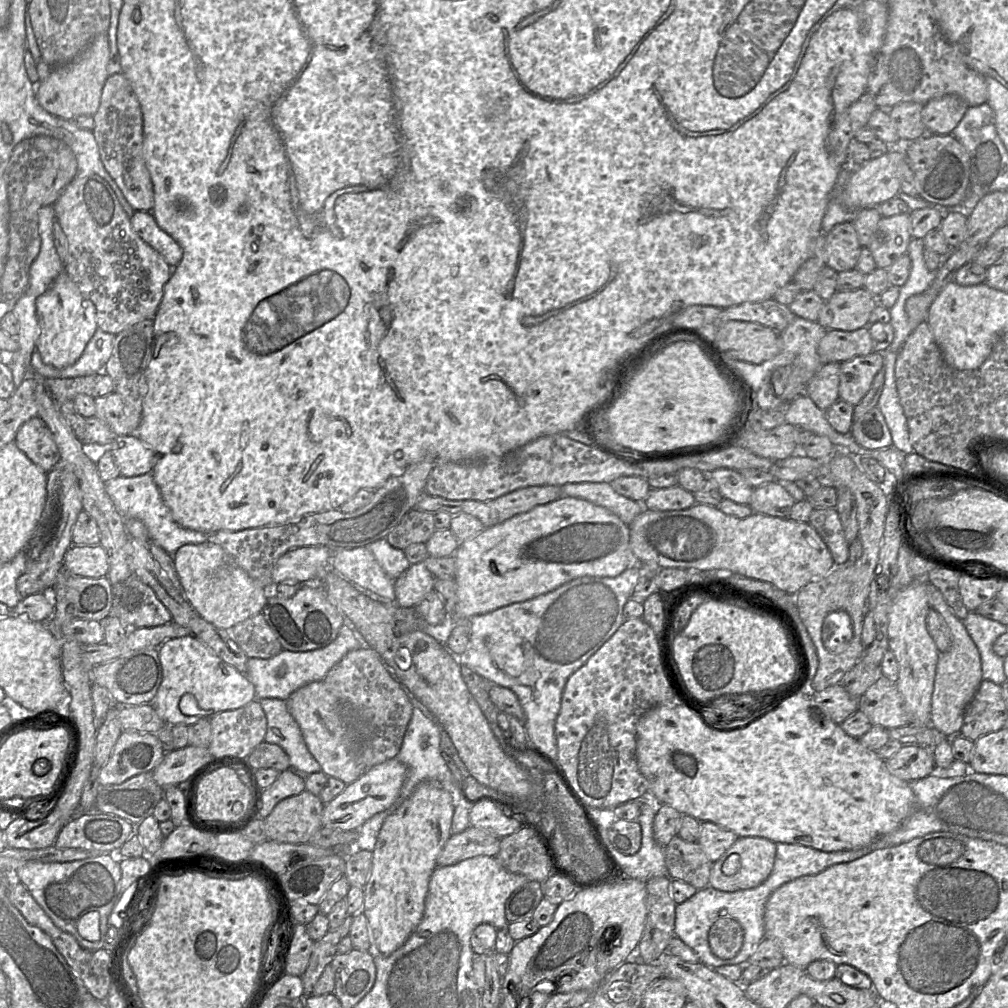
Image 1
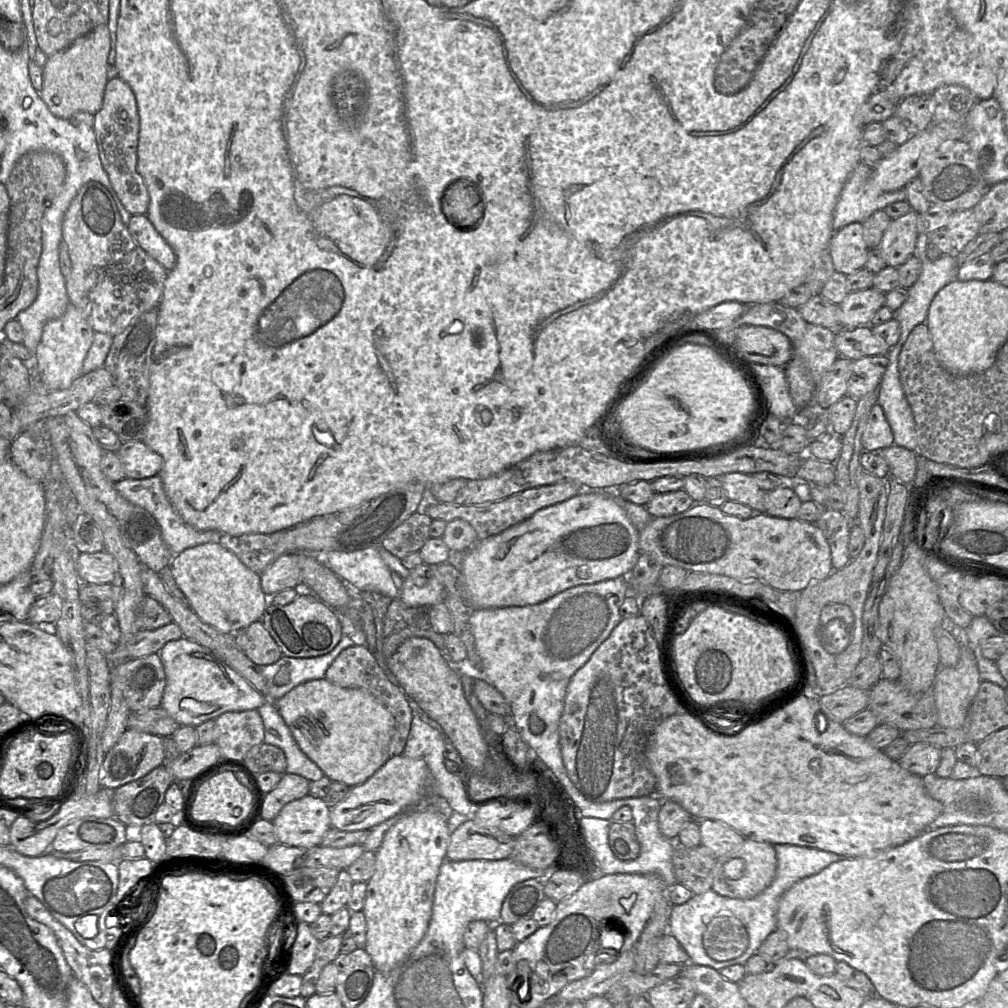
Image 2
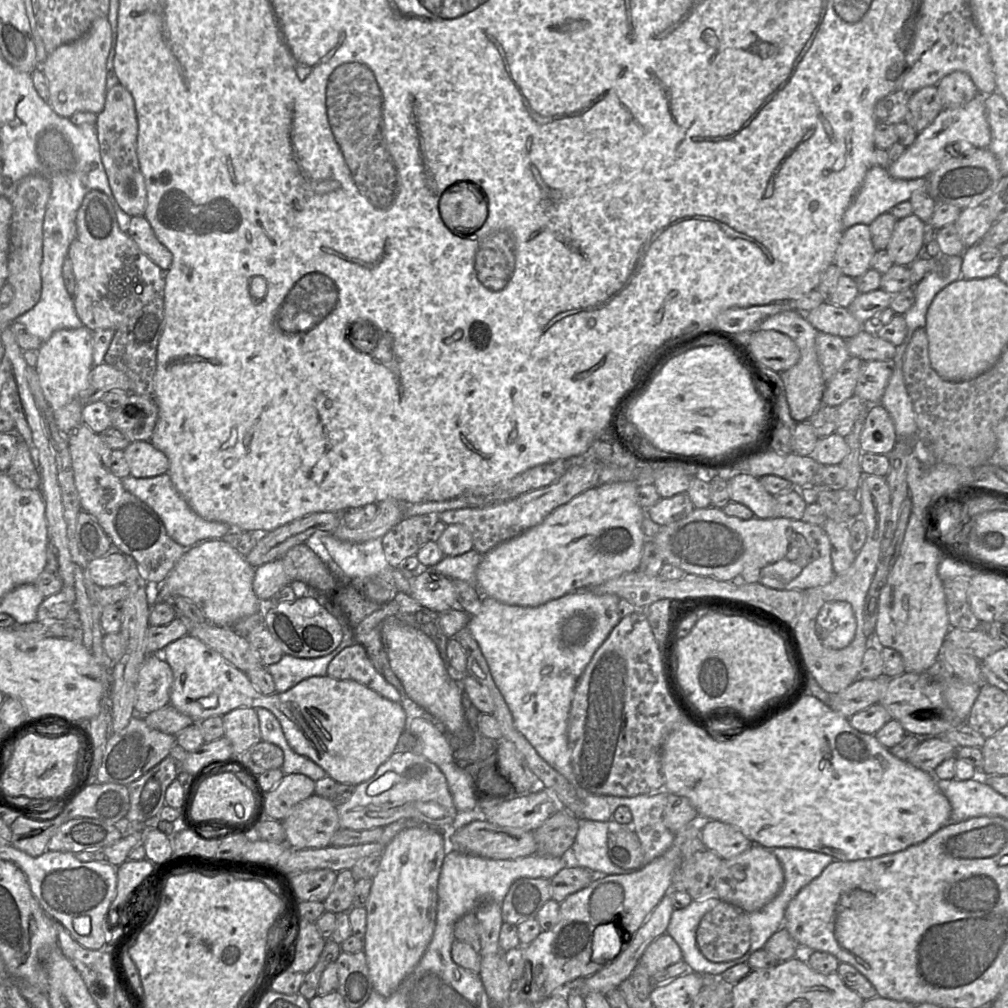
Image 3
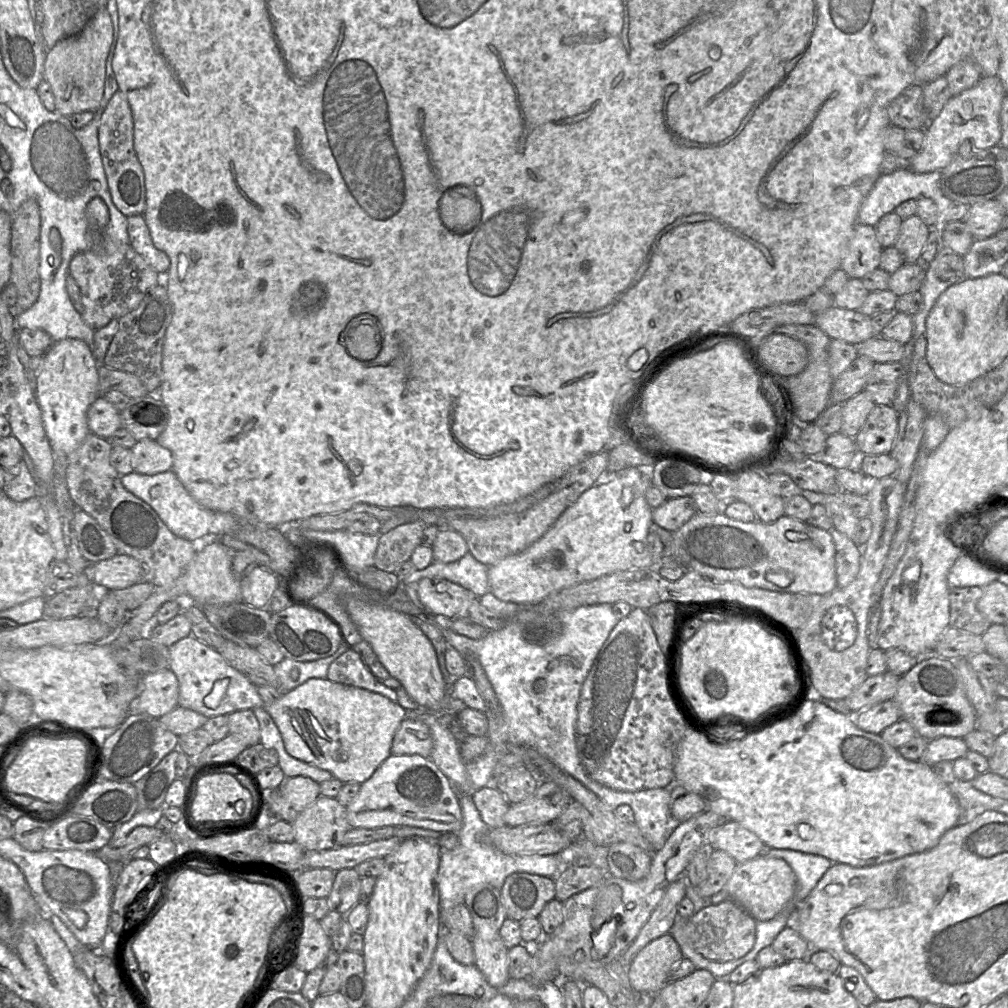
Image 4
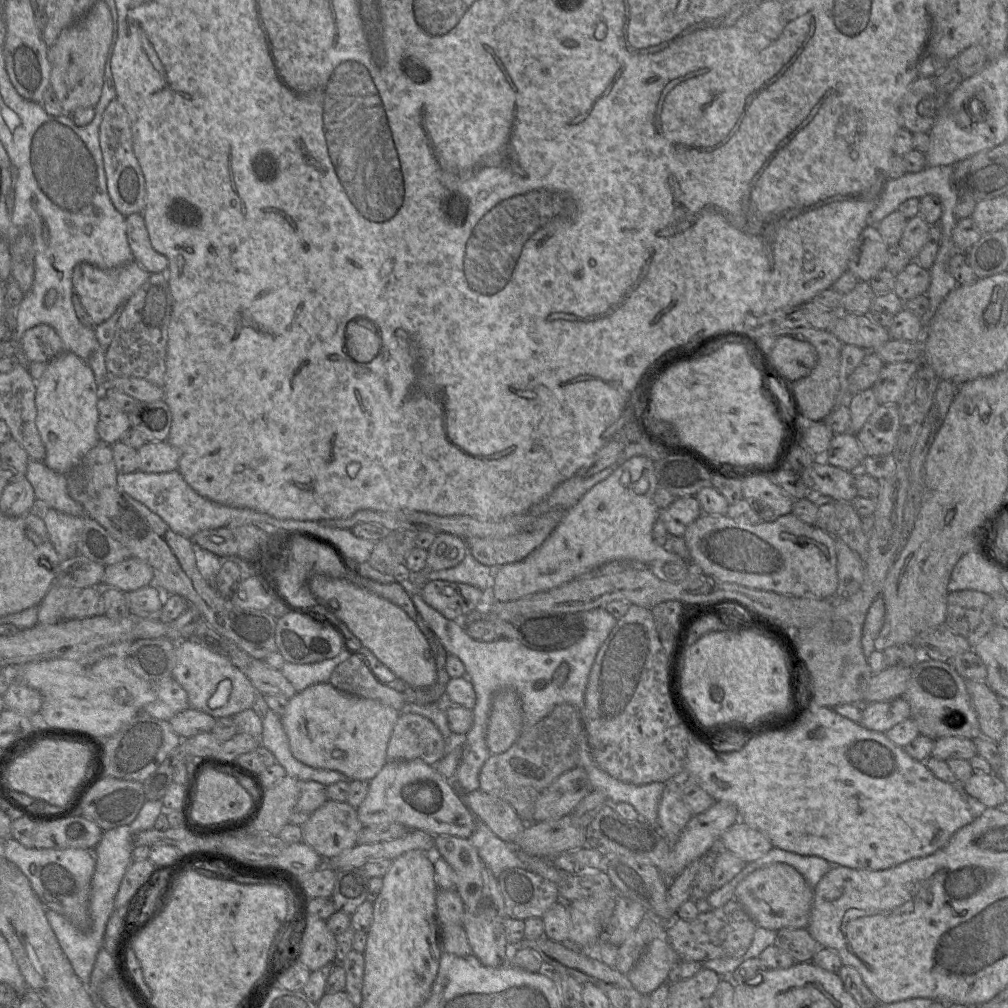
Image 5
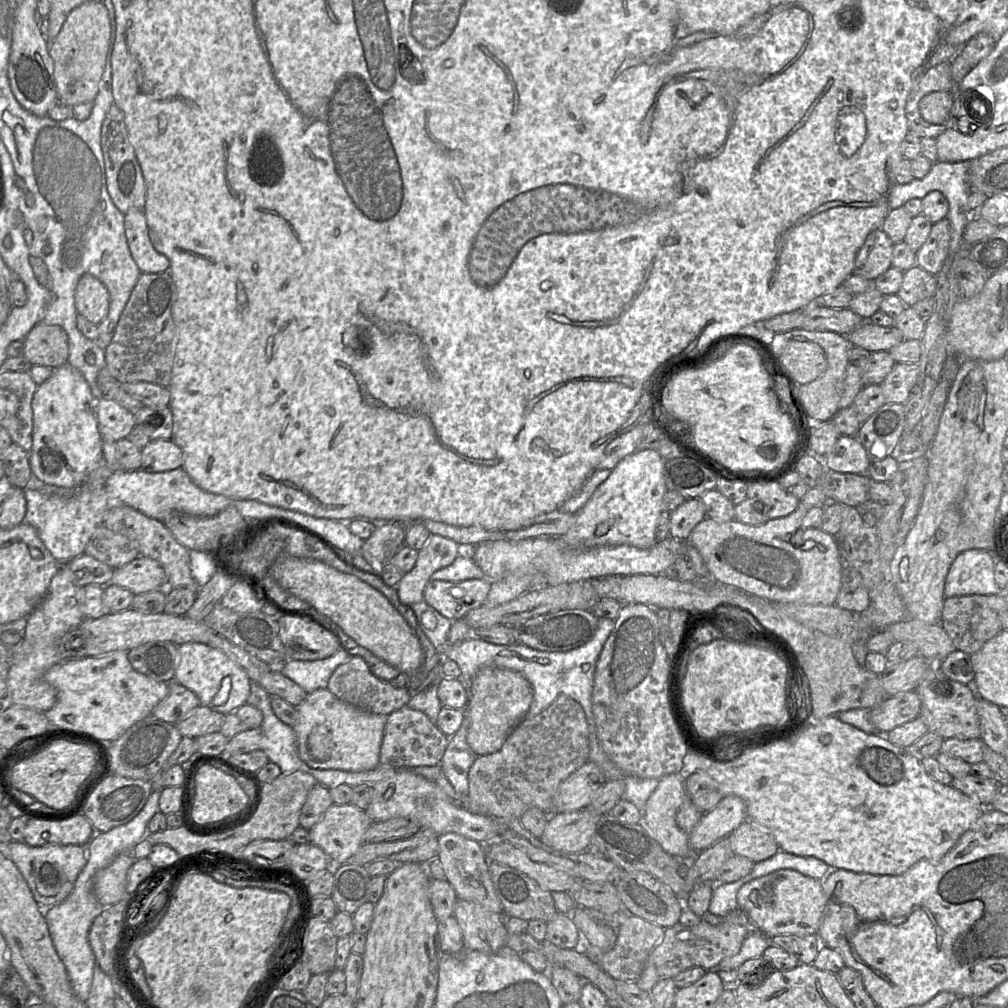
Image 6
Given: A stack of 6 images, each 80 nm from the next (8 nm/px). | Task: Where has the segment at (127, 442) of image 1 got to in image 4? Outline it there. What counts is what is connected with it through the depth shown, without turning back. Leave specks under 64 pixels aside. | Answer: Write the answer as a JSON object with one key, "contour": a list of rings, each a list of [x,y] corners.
{"contour":[[[156,440],[137,441],[130,449],[134,472],[154,475],[172,470],[173,457],[170,450],[161,446]]]}

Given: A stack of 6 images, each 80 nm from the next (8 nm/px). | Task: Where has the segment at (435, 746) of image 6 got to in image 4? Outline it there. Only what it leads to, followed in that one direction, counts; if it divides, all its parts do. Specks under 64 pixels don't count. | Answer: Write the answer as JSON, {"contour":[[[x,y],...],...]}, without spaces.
{"contour":[[[407,712],[407,717],[403,719],[403,721],[400,723],[398,729],[394,734],[391,744],[391,754],[395,754],[395,755],[418,754],[422,757],[430,758],[432,749],[433,749],[433,737],[430,728],[424,722],[408,716],[408,712]]]}

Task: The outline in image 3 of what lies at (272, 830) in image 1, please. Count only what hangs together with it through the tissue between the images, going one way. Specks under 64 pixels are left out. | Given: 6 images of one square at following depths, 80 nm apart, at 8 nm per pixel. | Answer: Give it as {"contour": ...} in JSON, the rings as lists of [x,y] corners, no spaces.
{"contour":[[[316,794],[297,803],[281,822],[286,844],[295,849],[327,847],[340,829],[337,807]]]}

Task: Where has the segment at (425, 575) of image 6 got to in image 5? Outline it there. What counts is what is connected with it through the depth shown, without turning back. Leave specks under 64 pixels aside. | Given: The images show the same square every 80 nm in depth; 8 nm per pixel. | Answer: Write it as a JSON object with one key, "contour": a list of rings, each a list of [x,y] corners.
{"contour":[[[437,533],[434,541],[427,549],[425,573],[456,566],[460,563],[468,552],[466,540],[449,534]]]}

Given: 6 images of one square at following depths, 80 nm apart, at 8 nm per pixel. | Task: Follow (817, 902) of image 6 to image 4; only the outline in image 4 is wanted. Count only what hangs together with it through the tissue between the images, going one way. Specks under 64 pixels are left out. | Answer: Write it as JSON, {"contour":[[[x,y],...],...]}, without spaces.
{"contour":[[[759,855],[743,863],[737,863],[725,887],[728,898],[744,909],[755,921],[768,921],[792,900],[796,889],[796,876],[784,860]]]}

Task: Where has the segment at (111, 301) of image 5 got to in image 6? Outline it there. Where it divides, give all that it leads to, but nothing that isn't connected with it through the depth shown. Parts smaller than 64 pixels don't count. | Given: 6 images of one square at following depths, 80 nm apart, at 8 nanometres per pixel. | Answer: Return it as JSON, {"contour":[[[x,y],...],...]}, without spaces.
{"contour":[[[90,274],[80,277],[75,290],[75,307],[78,314],[98,325],[109,310],[109,292],[104,284]]]}

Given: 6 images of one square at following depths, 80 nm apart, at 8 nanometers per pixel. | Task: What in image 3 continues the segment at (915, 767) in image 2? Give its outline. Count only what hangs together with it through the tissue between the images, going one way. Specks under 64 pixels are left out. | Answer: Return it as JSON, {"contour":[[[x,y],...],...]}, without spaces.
{"contour":[[[941,737],[922,738],[907,761],[914,767],[928,773],[946,759],[954,756],[957,748]]]}

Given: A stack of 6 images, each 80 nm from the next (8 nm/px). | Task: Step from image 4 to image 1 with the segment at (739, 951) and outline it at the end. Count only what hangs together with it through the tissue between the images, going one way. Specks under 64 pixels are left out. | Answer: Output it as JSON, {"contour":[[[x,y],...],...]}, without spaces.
{"contour":[[[722,916],[711,926],[708,940],[715,956],[730,959],[737,955],[743,945],[743,929],[735,919]]]}

